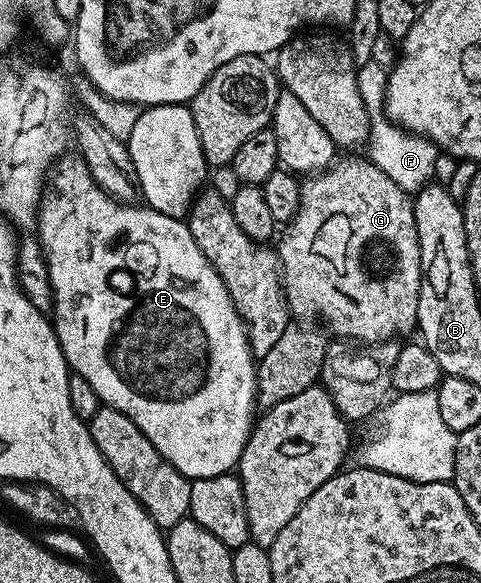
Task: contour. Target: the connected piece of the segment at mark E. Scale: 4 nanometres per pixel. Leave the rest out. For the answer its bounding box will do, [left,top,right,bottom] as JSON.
[37,155,257,479]

